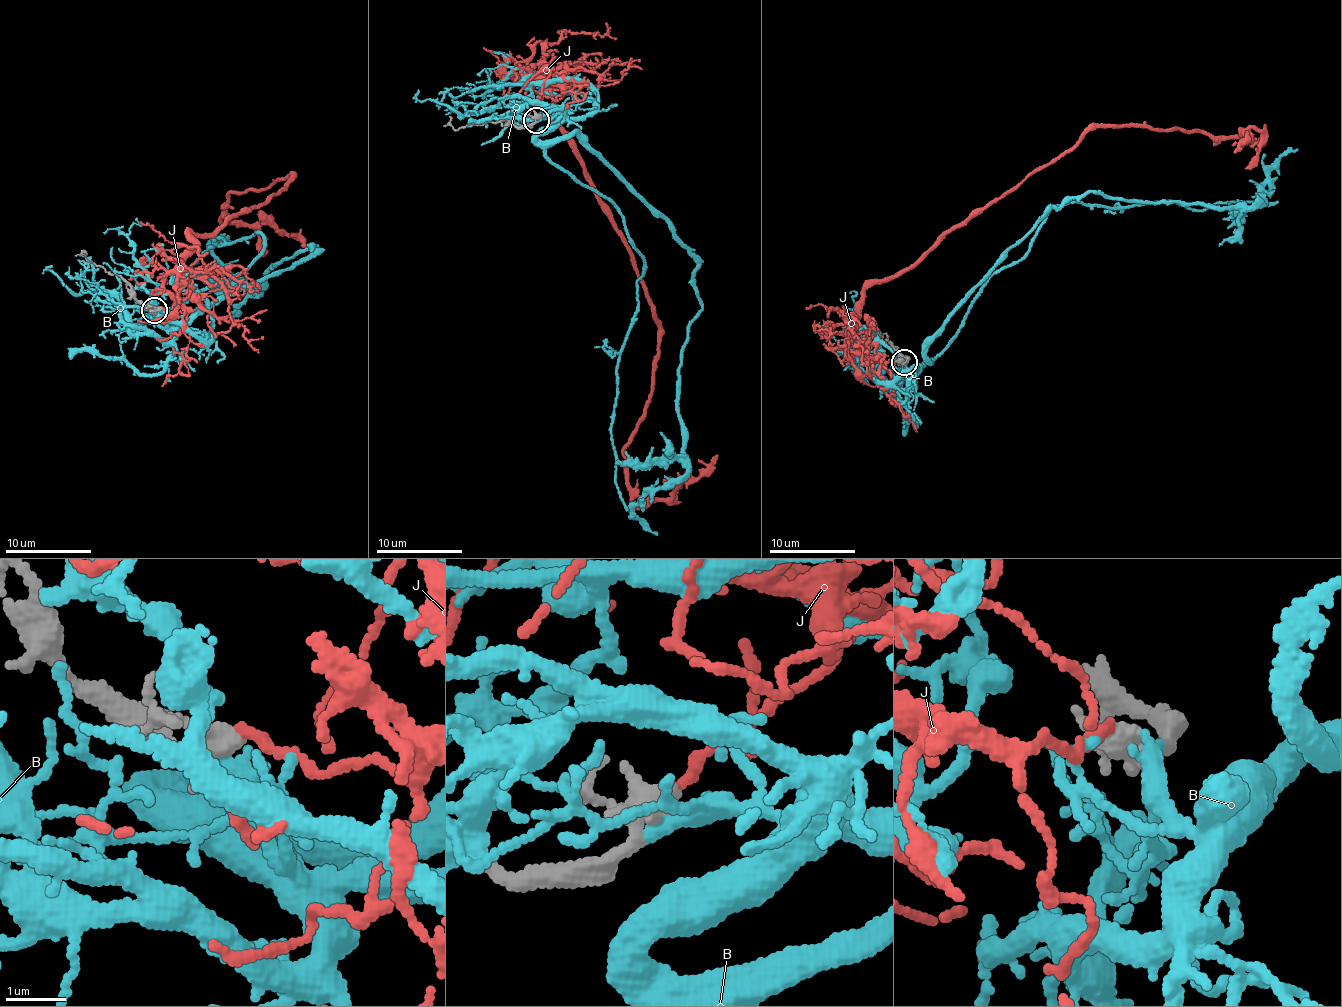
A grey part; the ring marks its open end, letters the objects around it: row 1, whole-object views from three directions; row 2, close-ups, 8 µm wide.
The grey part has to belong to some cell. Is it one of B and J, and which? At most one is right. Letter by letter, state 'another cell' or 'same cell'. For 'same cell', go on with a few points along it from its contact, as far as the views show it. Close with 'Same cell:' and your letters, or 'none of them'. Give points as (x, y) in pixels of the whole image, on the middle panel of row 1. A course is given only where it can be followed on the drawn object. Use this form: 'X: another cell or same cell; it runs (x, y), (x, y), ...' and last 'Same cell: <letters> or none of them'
B: same cell; it runs (535, 120), (556, 121), (542, 140), (583, 135), (697, 264), (682, 475), (634, 507), (657, 534)
J: another cell
Same cell: B

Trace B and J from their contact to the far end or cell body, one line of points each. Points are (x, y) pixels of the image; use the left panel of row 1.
B: (153, 310), (169, 327), (153, 318), (198, 315), (317, 251), (269, 267), (255, 295), (213, 247), (234, 241)
J: (159, 307), (173, 310), (191, 235), (208, 236), (292, 177), (228, 193), (220, 221), (269, 220), (307, 248)

